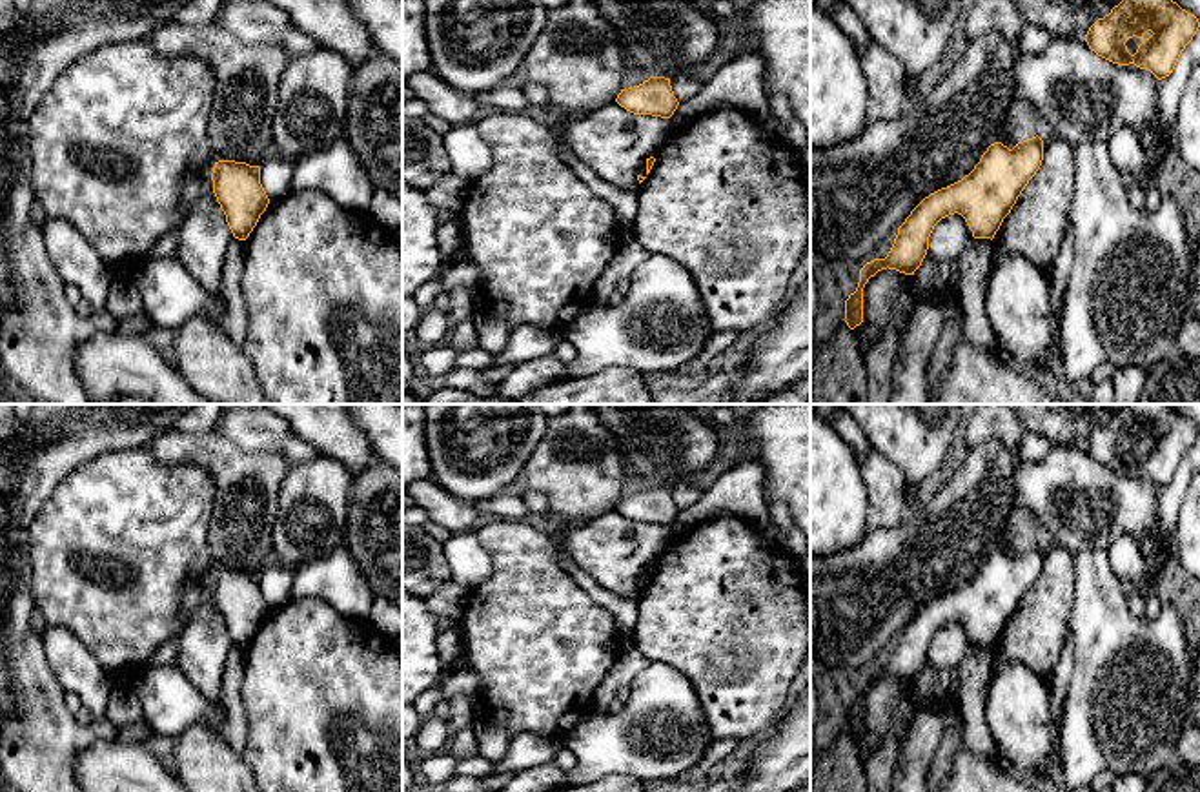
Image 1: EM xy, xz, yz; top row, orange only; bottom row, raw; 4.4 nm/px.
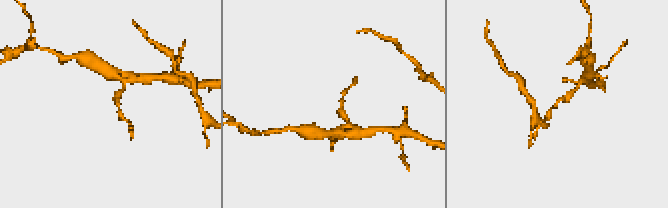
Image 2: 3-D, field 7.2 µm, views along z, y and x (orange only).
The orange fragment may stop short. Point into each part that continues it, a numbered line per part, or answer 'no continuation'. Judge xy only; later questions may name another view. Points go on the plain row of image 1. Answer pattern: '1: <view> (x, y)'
no continuation

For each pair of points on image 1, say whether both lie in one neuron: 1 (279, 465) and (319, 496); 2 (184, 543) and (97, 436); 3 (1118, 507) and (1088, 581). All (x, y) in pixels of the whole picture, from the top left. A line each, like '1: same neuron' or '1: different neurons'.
1: different neurons
2: different neurons
3: different neurons

